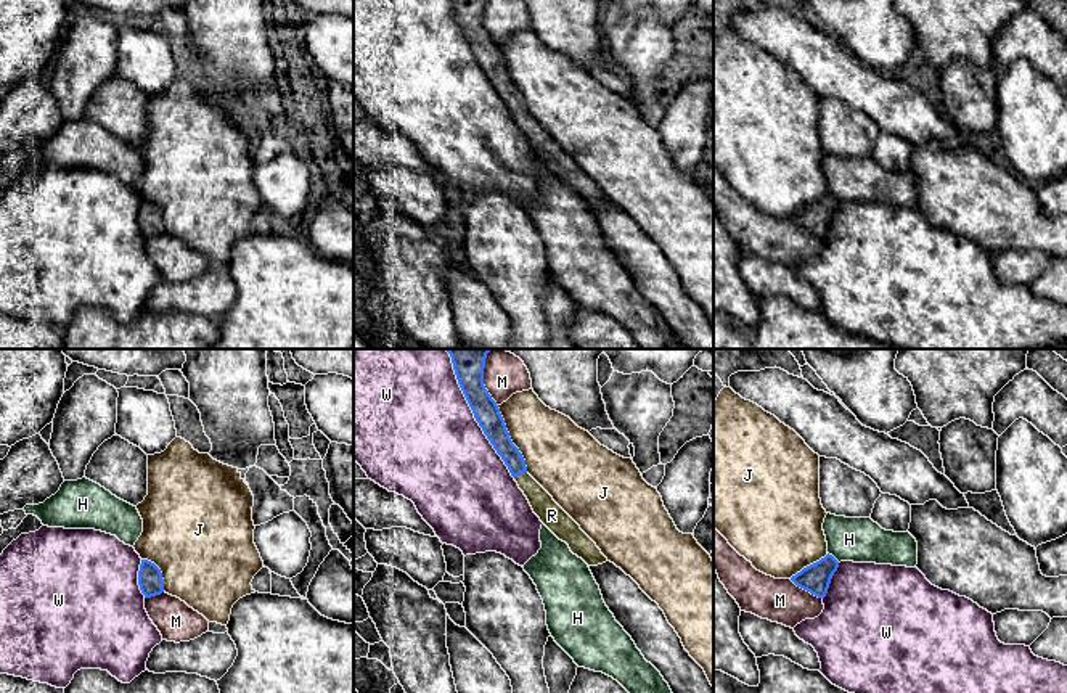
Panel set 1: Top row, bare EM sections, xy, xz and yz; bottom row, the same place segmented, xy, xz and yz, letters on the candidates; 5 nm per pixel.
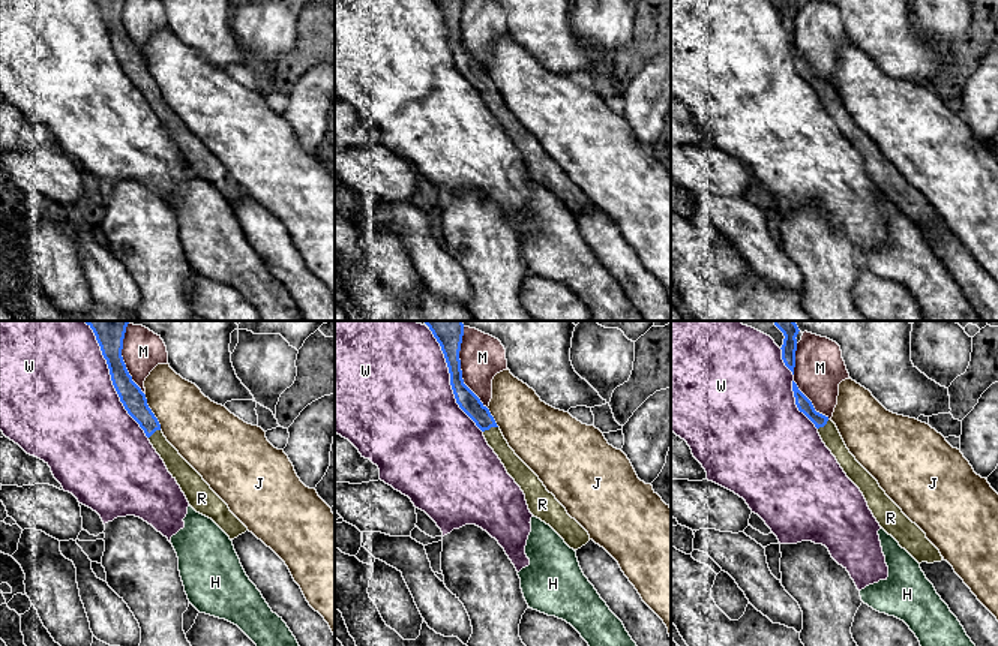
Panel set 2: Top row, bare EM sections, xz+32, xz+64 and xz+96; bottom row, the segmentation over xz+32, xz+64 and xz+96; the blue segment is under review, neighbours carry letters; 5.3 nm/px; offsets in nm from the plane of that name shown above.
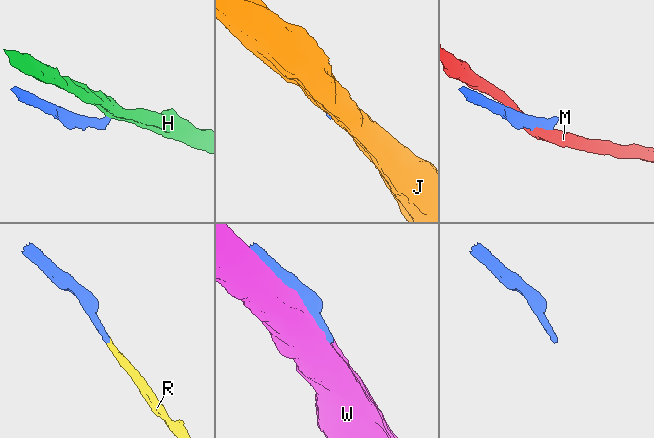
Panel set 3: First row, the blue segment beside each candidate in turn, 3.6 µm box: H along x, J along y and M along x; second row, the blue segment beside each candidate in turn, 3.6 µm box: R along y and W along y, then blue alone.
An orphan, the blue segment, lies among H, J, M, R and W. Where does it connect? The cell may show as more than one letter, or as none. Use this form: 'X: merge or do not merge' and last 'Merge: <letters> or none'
H: do not merge
J: do not merge
M: do not merge
R: merge
W: do not merge
Merge: R

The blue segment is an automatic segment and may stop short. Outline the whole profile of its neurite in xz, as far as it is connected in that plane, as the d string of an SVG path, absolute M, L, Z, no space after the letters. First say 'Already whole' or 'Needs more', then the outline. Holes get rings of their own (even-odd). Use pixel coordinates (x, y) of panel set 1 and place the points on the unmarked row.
Needs more. M452 0L458 24L484 74L508 106L534 153L574 195L588 206L607 201L596 183L553 140L553 137L527 113L525 100L513 84L497 42L484 26L485 0Z

